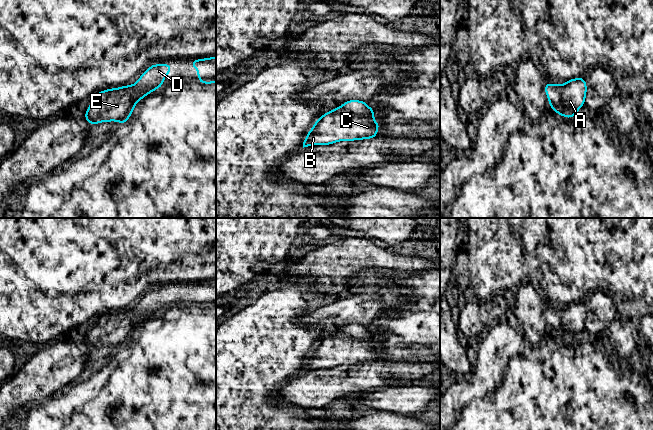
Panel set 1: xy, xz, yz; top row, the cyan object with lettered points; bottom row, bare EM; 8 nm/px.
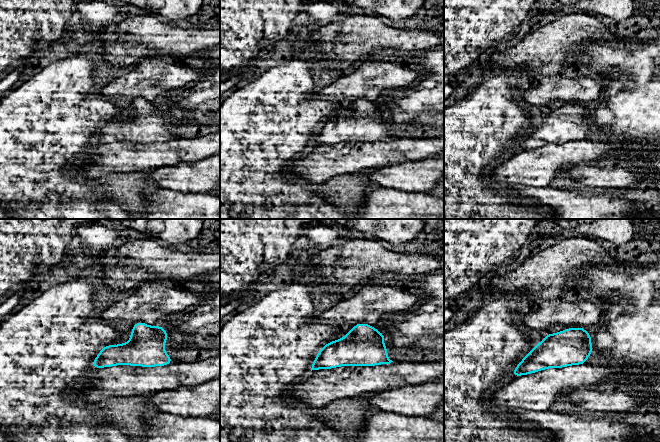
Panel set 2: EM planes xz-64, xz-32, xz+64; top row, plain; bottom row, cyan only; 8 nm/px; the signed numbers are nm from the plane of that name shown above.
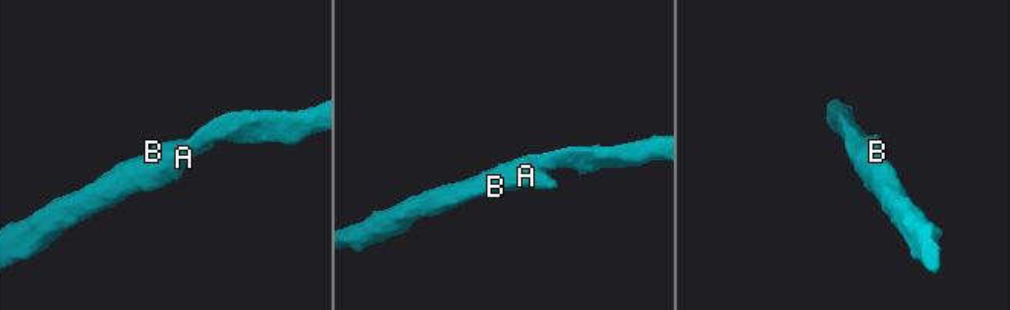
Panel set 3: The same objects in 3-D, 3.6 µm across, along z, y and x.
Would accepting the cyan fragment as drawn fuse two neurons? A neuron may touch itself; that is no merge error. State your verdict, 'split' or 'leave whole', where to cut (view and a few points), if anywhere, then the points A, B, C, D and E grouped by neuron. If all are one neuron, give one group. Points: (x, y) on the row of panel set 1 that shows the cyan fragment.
leave whole; no cut; A B C D E

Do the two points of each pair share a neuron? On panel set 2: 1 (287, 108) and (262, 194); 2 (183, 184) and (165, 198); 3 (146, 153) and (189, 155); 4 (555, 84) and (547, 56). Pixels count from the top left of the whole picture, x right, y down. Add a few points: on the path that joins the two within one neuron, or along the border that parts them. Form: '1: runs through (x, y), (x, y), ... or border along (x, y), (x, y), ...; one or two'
1: runs through (266, 129), (262, 133), (262, 173); one
2: border along (159, 187), (176, 191), (198, 192); two
3: runs through (157, 153), (178, 153); one
4: border along (556, 76), (552, 78); two

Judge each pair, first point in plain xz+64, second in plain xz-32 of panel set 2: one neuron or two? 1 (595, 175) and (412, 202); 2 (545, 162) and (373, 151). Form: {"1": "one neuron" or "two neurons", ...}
{"1": "two neurons", "2": "one neuron"}

